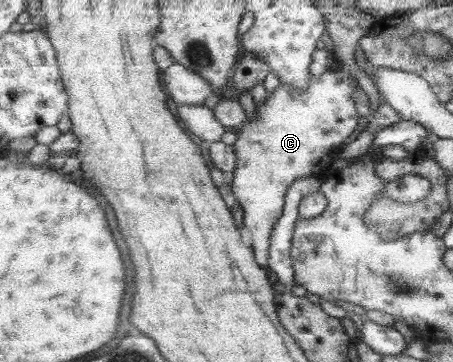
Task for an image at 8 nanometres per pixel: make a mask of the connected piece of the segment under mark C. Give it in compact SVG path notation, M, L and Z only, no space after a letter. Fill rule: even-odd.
M340 62L339 68L328 67L324 72L320 72L320 75L312 75L312 81L304 91L281 83L270 93L266 103L258 107L256 119L246 121L237 131L238 141L234 143L234 149L238 161L231 184L236 199L244 207L244 226L252 234L255 256L264 268L270 266L272 234L276 224L284 215L289 189L300 178L321 178L333 173L332 164L340 154L344 140L357 130L359 113L356 106L356 87L354 87L354 80L357 77L352 72L344 70L343 65Z

